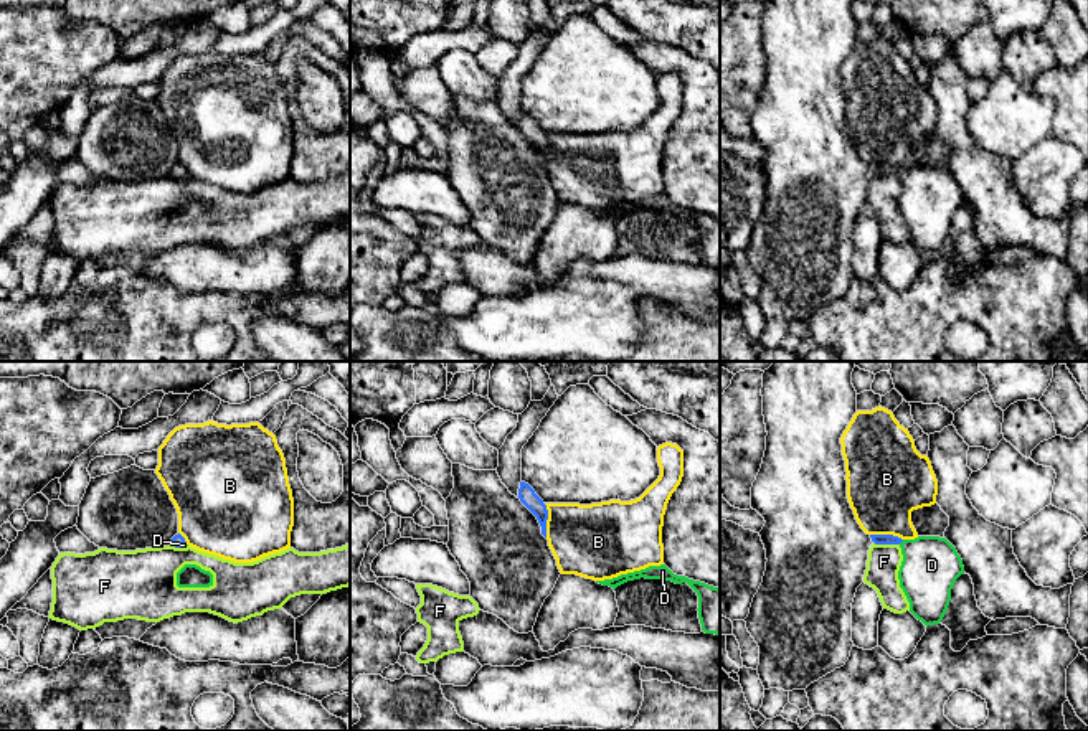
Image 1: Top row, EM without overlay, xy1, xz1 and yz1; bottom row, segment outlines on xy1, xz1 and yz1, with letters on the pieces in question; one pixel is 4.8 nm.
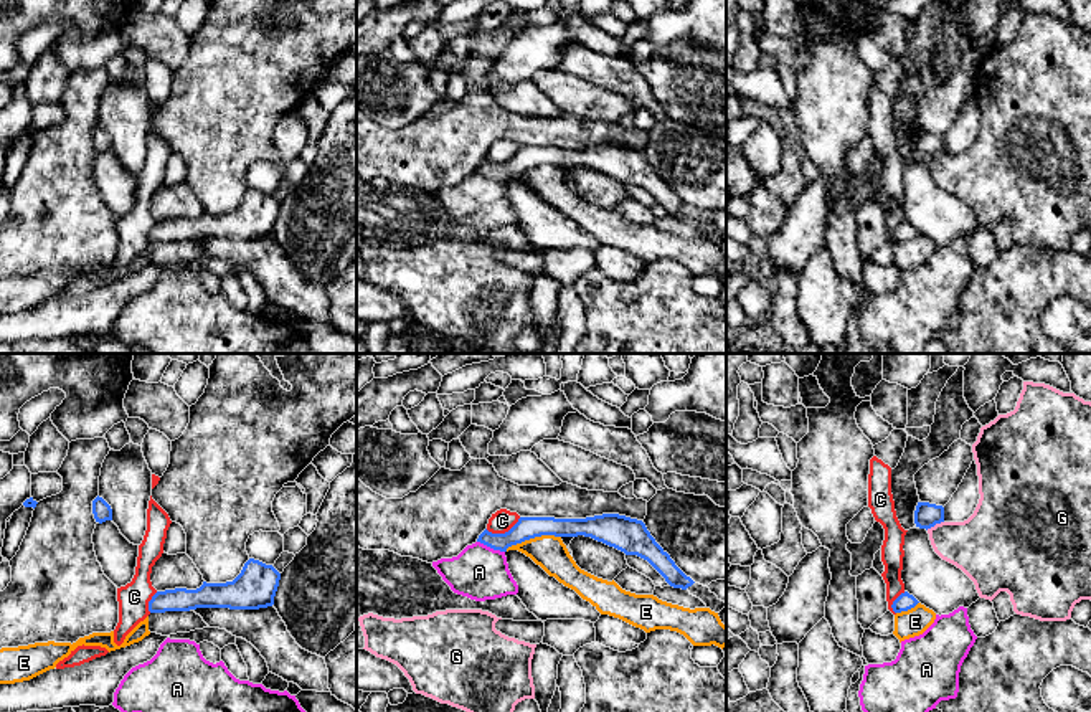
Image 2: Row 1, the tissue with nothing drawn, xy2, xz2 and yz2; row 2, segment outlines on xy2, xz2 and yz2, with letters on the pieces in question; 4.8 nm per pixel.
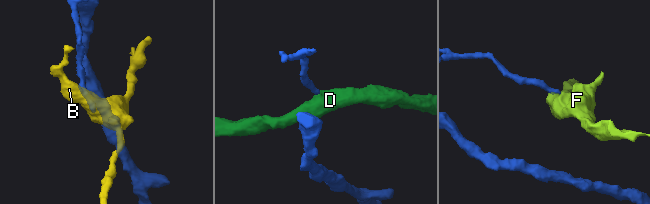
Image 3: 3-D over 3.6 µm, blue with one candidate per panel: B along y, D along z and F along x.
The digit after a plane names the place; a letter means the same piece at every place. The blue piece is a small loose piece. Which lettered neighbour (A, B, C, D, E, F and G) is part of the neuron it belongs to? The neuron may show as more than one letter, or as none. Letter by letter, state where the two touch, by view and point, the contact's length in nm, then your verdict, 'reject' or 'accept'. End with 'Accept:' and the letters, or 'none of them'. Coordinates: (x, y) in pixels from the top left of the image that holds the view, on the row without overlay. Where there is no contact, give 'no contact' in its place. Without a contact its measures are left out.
A: xz2 (491, 177) | 150 nm | reject
B: xz1 (547, 149) | 170 nm | reject
C: xz2 (502, 164) | 190 nm | reject
D: yz1 (900, 172) | 40 nm | accept
E: xz2 (532, 167) | 280 nm | reject
F: yz1 (887, 174) | 130 nm | reject
G: yz2 (935, 154) | 100 nm | reject
Accept: D

